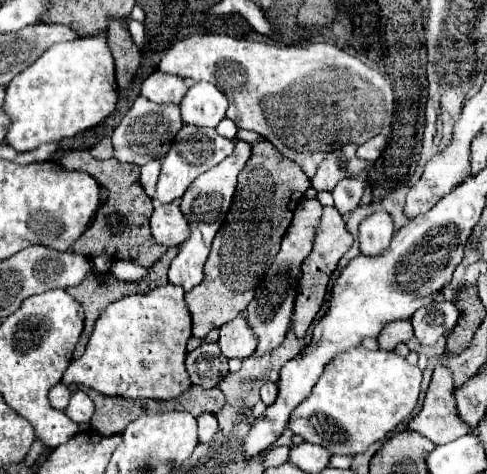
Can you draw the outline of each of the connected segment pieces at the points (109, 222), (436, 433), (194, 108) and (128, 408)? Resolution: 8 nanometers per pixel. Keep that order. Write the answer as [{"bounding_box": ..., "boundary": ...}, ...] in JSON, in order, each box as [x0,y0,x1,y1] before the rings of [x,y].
[{"bounding_box":[62,151,168,267],"boundary":[[[68,151],[64,155],[66,157],[62,159],[62,167],[90,173],[108,191],[108,199],[98,209],[92,227],[72,245],[72,251],[80,253],[88,259],[94,259],[96,255],[106,253],[114,261],[118,261],[118,259],[126,259],[130,255],[130,251],[136,249],[138,263],[142,267],[152,267],[166,253],[168,247],[156,243],[150,233],[148,221],[150,221],[150,213],[152,213],[152,199],[144,193],[144,189],[140,185],[140,165],[120,163],[114,157],[100,161],[100,159],[94,159],[88,151]]]},{"bounding_box":[408,363,470,445],"boundary":[[[438,363],[434,367],[422,411],[408,423],[408,429],[418,431],[436,445],[454,441],[470,433],[470,427],[458,417],[454,401],[454,381],[446,365]]]},{"bounding_box":[180,81,228,127],"boundary":[[[200,81],[192,85],[180,103],[180,113],[184,123],[194,123],[198,127],[216,127],[226,117],[228,99],[212,83]]]},{"bounding_box":[90,389,142,435],"boundary":[[[90,389],[90,399],[96,403],[96,413],[90,421],[92,429],[102,435],[116,435],[142,413],[142,399],[108,397]]]}]

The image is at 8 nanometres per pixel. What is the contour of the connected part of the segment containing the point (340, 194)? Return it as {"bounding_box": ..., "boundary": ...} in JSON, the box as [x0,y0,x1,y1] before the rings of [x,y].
{"bounding_box":[332,177,366,215],"boundary":[[[346,177],[346,179],[338,181],[338,185],[336,185],[334,191],[332,191],[336,209],[338,209],[342,215],[354,211],[354,209],[358,207],[360,199],[362,199],[364,187],[366,187],[366,179],[364,179],[364,177]]]}

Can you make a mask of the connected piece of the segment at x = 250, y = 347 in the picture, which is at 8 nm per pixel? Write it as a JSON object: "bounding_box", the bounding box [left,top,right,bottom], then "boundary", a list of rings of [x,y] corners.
{"bounding_box":[218,317,258,359],"boundary":[[[236,317],[220,327],[218,343],[228,359],[230,357],[246,359],[256,351],[258,339],[254,337],[254,331],[250,329],[248,321],[244,317]]]}

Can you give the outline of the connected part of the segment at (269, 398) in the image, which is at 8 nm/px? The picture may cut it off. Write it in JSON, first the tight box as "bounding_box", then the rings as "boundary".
{"bounding_box":[260,383,278,405],"boundary":[[[266,383],[266,385],[262,385],[262,389],[260,389],[262,401],[264,401],[266,405],[272,405],[272,403],[276,401],[276,393],[278,393],[278,385],[276,385],[276,383]]]}

